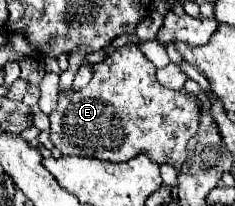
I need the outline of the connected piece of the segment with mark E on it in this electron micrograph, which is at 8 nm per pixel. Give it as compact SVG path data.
M129 43L96 65L94 79L86 87L78 91L64 89L58 93L58 107L50 113L50 141L62 151L62 155L84 155L122 163L138 153L146 153L158 165L170 163L180 169L186 159L186 143L198 131L200 111L202 103L194 93L188 93L186 89L170 93L170 89L160 85L156 79L156 67L134 43Z

